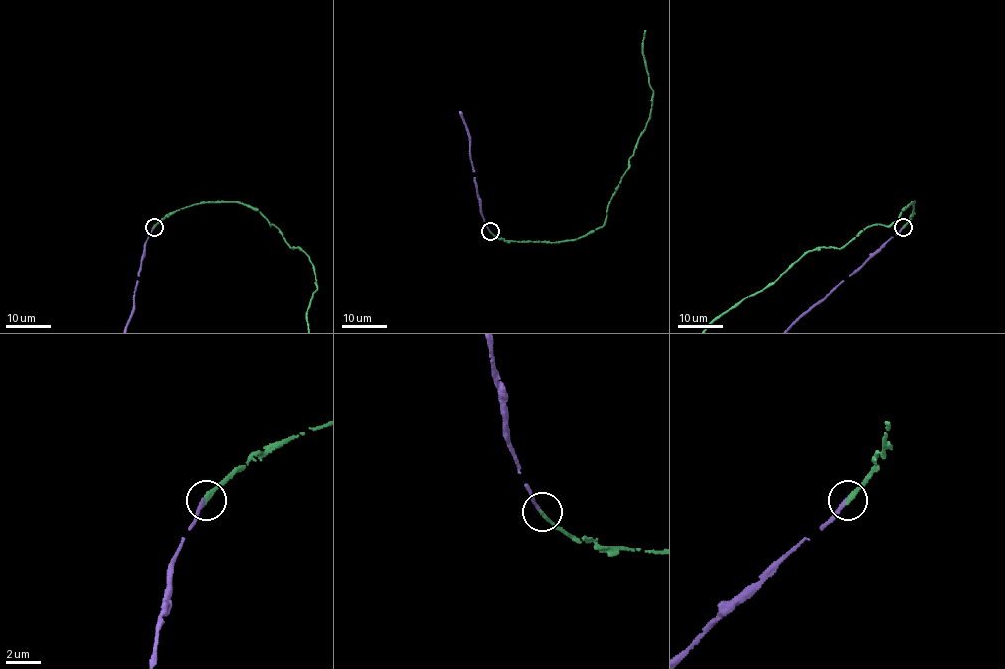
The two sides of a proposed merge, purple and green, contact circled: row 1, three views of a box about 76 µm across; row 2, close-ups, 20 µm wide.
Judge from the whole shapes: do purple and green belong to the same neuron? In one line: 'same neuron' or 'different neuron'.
same neuron

